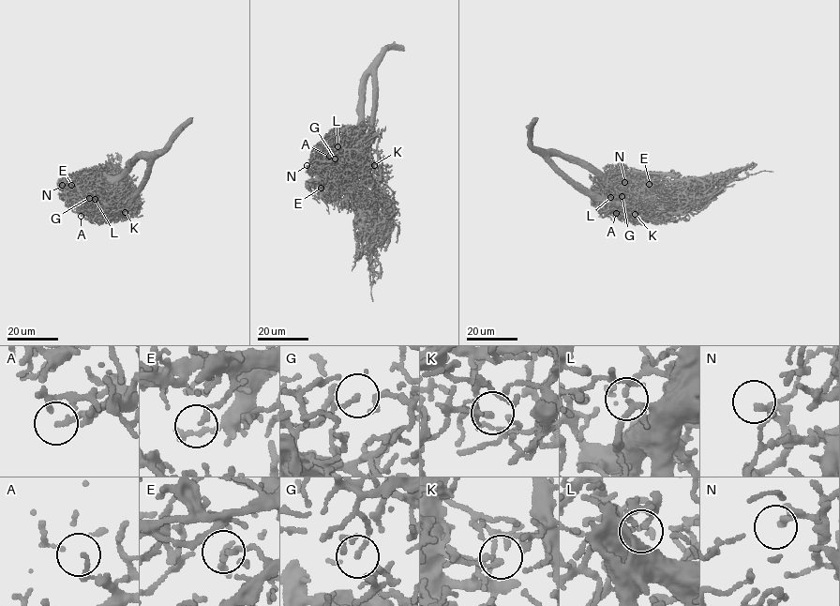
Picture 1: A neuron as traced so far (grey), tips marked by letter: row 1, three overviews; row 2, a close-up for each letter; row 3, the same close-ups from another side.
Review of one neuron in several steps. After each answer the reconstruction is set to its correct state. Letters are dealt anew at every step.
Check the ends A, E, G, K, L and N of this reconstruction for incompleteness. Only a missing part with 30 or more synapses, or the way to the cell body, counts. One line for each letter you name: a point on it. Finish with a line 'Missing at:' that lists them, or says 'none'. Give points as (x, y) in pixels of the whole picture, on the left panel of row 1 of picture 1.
A: (81, 216)
Missing at: A

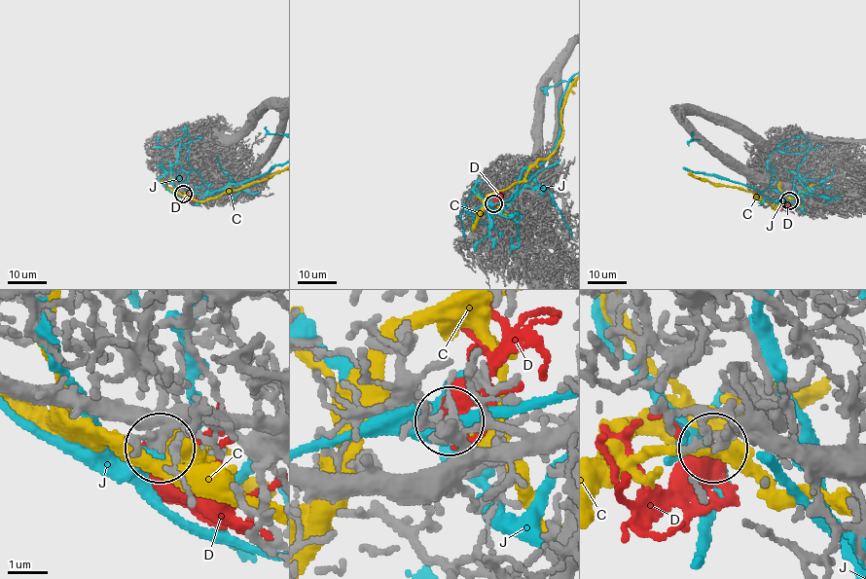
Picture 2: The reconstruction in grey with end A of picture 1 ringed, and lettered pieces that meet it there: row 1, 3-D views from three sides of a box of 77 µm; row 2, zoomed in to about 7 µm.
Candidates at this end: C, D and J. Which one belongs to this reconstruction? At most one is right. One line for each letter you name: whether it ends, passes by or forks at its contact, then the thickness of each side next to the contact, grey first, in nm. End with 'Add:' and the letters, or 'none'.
D: it ends | 260/480 nm
Add: D

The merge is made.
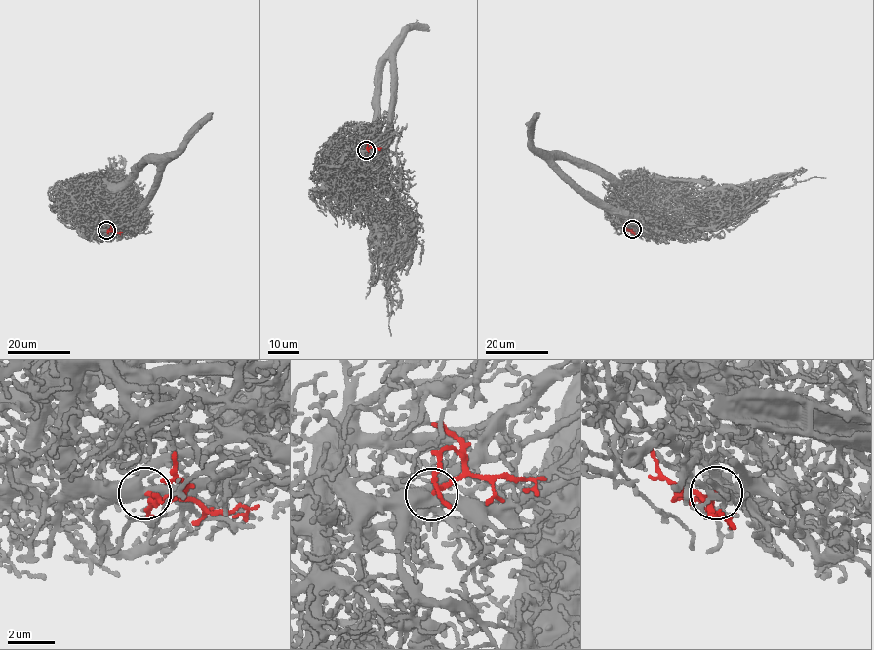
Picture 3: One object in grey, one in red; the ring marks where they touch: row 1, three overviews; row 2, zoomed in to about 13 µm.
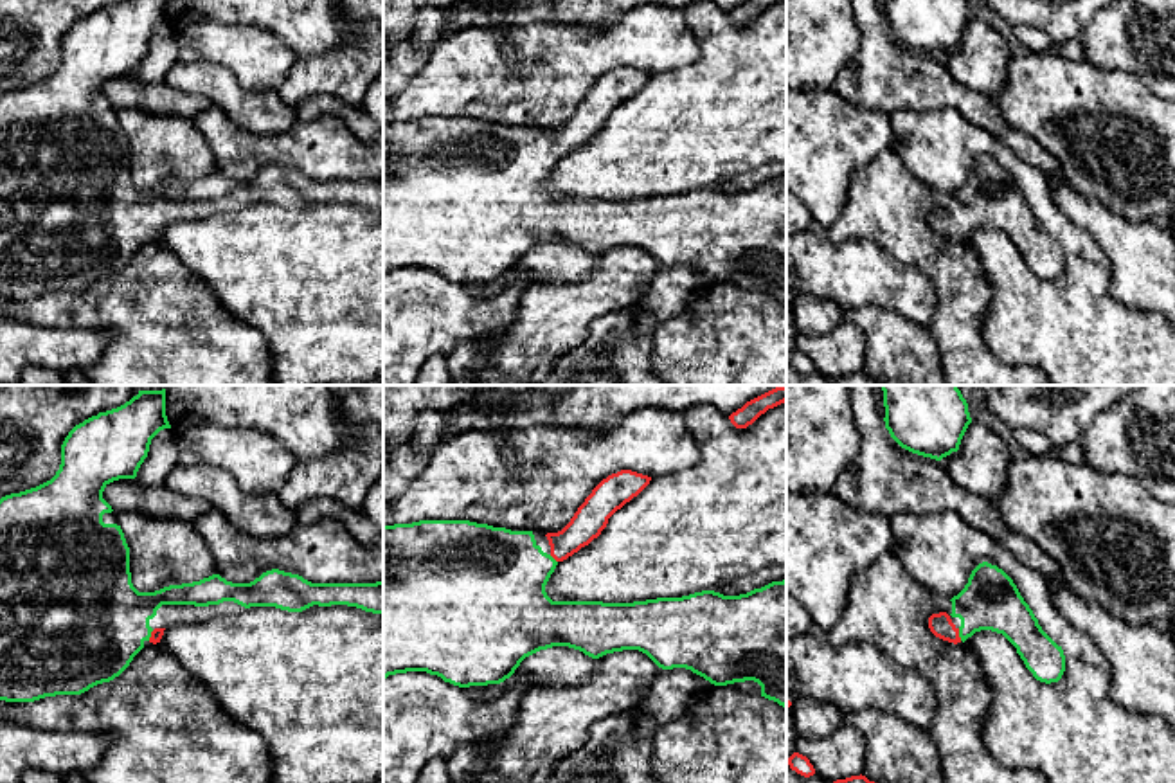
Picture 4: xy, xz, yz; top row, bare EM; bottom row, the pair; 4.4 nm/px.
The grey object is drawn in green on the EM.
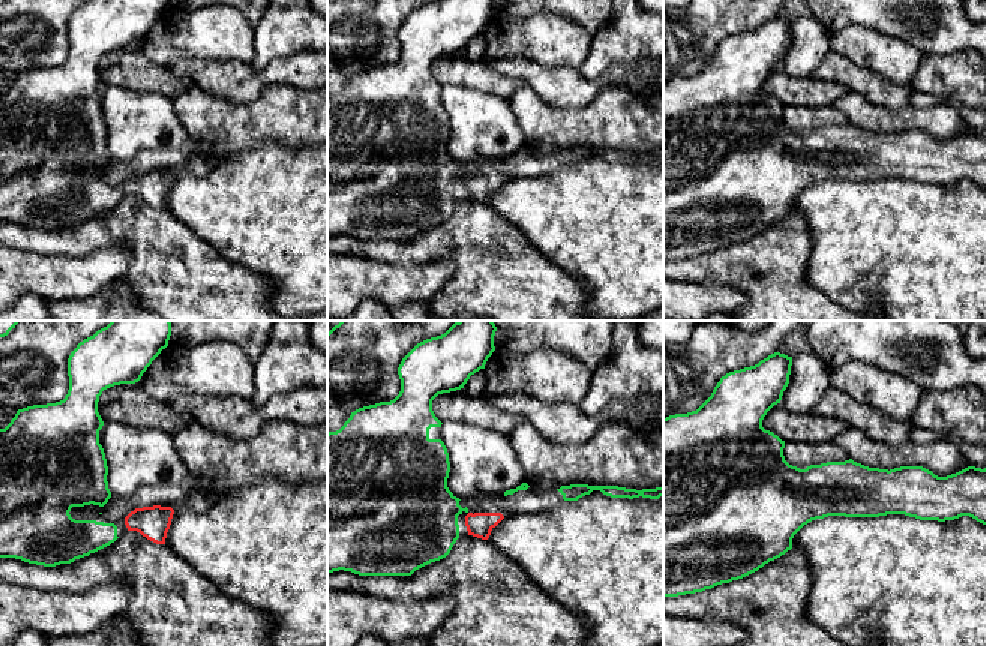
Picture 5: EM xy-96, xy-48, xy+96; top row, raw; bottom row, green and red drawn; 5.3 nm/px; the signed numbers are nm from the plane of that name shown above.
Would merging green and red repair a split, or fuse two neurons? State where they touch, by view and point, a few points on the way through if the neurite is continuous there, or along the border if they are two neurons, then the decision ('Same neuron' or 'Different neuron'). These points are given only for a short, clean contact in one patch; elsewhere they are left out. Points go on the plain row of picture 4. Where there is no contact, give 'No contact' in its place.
Touches green at yz (959, 231). Path across: yz (990, 197), (959, 231), (950, 231), (940, 222). Same neuron

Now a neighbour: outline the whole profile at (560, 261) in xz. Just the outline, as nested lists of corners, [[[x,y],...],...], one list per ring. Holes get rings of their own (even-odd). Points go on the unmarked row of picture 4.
[[[552,243],[525,254],[515,274],[525,274],[529,283],[578,283],[596,268],[596,256],[569,243]]]

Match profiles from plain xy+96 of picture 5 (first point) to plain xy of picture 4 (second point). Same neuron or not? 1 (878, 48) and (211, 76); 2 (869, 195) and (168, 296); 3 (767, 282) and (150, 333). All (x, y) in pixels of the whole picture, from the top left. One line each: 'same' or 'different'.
1: different
2: different
3: same

